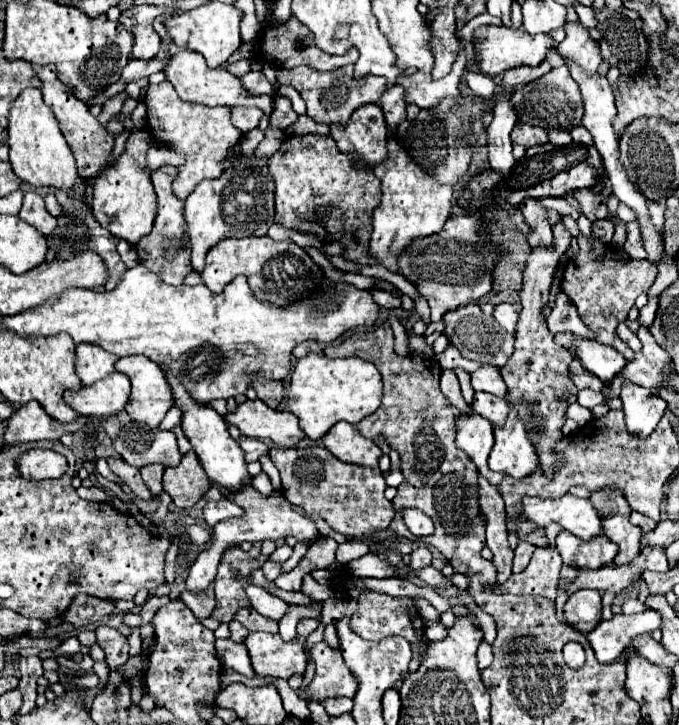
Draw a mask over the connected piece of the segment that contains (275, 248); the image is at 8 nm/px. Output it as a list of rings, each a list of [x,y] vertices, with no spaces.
[[[242,237],[242,239],[222,239],[206,255],[206,267],[202,271],[202,281],[212,289],[212,293],[222,293],[222,289],[236,277],[246,275],[254,295],[260,301],[274,305],[288,305],[300,297],[308,297],[314,289],[314,277],[322,277],[322,271],[308,253],[294,241],[274,241],[270,237]]]

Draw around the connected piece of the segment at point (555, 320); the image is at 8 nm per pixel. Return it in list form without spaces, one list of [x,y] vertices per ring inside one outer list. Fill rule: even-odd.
[[[558,293],[556,295],[556,305],[552,309],[552,313],[548,315],[548,329],[552,333],[560,333],[560,331],[570,331],[582,339],[594,339],[594,335],[586,329],[586,325],[580,321],[574,303],[564,295]]]

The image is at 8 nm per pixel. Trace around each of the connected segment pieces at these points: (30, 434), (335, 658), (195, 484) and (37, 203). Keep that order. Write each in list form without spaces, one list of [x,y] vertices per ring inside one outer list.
[[[30,401],[28,405],[22,405],[16,409],[16,413],[6,421],[6,433],[4,433],[4,443],[6,445],[16,445],[16,443],[26,443],[26,441],[40,441],[40,439],[52,439],[58,441],[64,433],[74,433],[84,427],[86,417],[78,415],[70,423],[54,421],[38,401]]]
[[[320,641],[308,647],[308,655],[316,665],[316,675],[306,687],[310,699],[320,701],[326,697],[354,697],[358,681],[354,681],[354,675],[346,669],[340,649],[332,649],[326,641]]]
[[[190,451],[182,457],[178,467],[168,467],[164,471],[162,485],[178,507],[188,509],[210,489],[210,479],[206,477],[196,453]]]
[[[26,193],[24,195],[24,205],[22,205],[18,217],[22,221],[26,221],[28,225],[36,227],[46,237],[50,237],[50,233],[54,233],[54,221],[56,219],[46,211],[44,199],[40,195],[36,195],[36,193]]]

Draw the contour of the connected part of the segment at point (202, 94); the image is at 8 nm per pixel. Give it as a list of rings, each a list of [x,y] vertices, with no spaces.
[[[180,51],[176,53],[172,59],[170,59],[170,65],[166,67],[166,79],[174,85],[174,89],[178,91],[180,99],[182,101],[188,101],[188,103],[202,103],[202,105],[210,105],[210,107],[216,107],[216,105],[228,105],[228,107],[258,107],[264,111],[262,119],[258,125],[259,129],[266,131],[269,127],[270,113],[272,113],[272,107],[274,107],[274,95],[270,97],[250,97],[250,93],[246,93],[246,89],[242,89],[242,81],[240,77],[228,73],[226,69],[218,67],[218,69],[210,69],[204,61],[204,57],[200,53],[194,53],[194,51]]]

